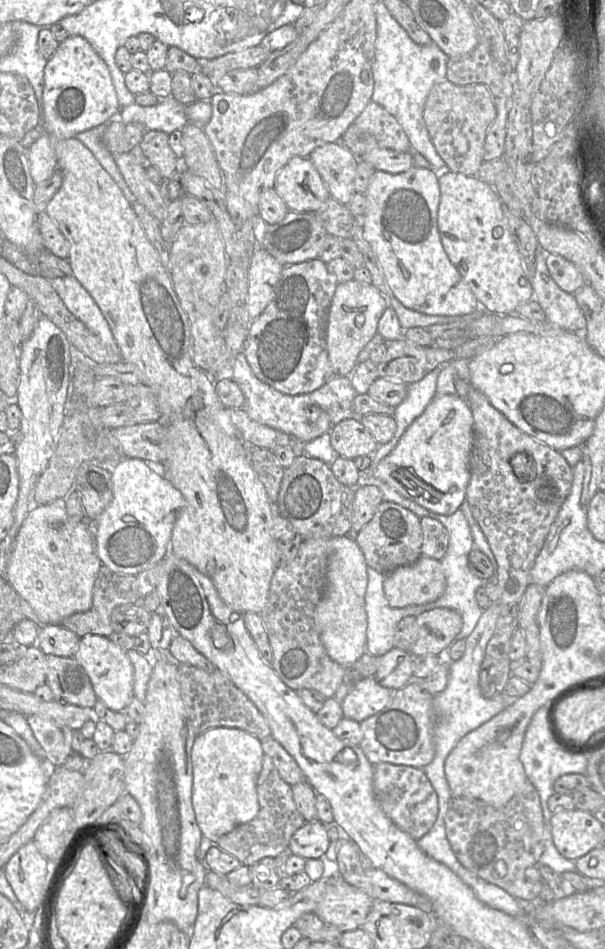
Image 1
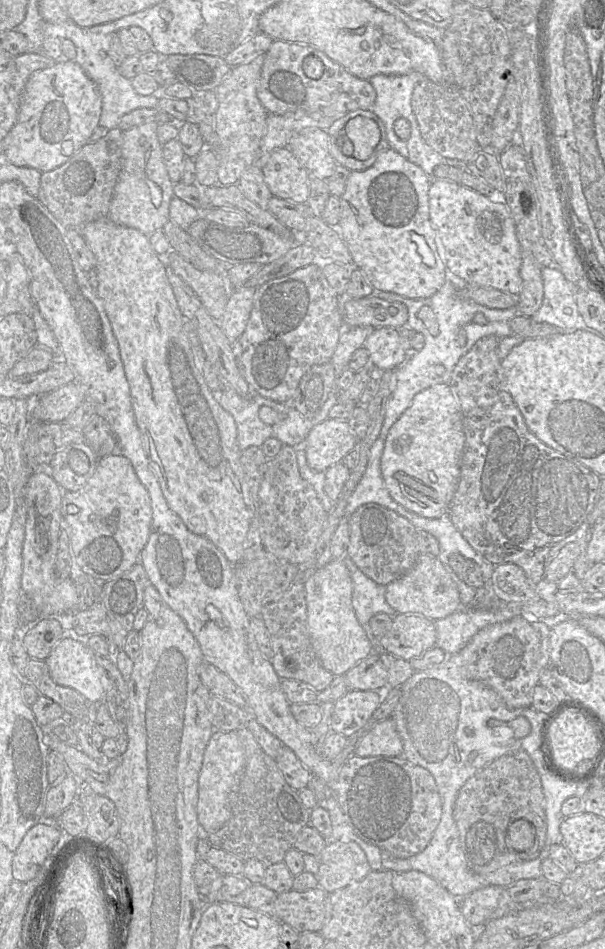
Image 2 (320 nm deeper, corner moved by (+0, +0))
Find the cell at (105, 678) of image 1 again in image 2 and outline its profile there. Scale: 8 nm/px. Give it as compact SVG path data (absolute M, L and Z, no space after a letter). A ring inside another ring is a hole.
M64 636L45 659L51 678L58 685L80 693L90 704L104 702L101 669L86 641Z

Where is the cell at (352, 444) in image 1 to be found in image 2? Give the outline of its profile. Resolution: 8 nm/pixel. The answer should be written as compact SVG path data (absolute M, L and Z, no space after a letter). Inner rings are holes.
M326 419L312 428L300 448L304 449L308 466L313 471L325 472L341 463L357 444L358 439L348 421Z

